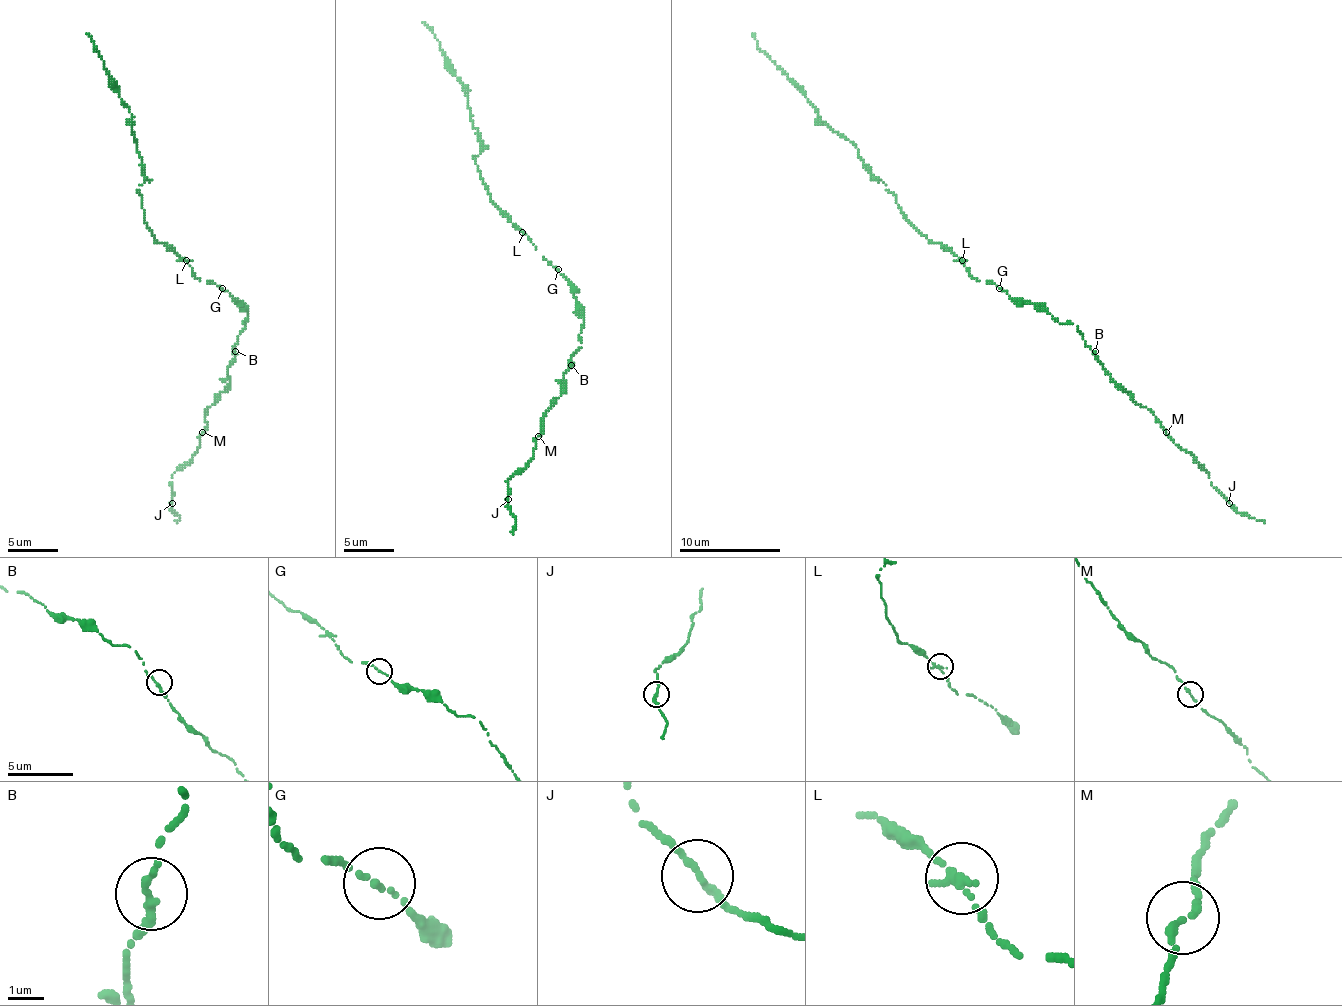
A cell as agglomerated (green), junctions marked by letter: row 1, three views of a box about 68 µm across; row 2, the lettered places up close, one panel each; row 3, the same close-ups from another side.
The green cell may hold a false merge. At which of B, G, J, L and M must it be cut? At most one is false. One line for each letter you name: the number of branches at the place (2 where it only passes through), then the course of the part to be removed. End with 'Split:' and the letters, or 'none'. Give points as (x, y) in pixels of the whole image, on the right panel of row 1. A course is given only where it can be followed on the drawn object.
Split: none

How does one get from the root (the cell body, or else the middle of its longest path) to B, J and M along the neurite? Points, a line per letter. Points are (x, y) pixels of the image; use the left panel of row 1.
B: (220, 288), (227, 291), (248, 313), (235, 351)
J: (220, 288), (240, 303), (248, 321), (227, 366), (230, 384), (207, 409), (197, 452), (172, 475), (172, 503)
M: (220, 288), (240, 303), (248, 321), (227, 366), (230, 384), (207, 409), (202, 432)

